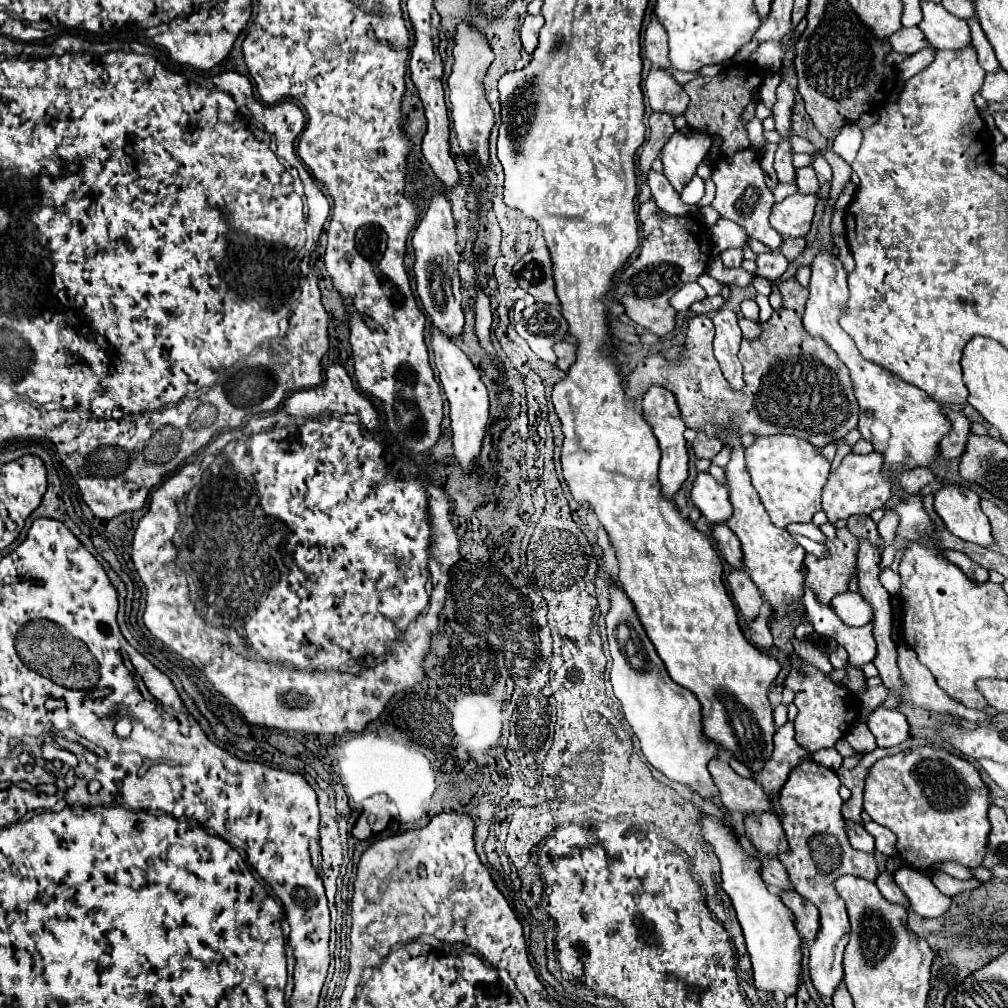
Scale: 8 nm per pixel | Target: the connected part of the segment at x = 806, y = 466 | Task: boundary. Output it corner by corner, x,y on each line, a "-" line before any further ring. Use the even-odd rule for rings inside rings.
769,435
757,437
757,441
745,449
745,459
753,487
777,527
809,523
813,515
821,511
821,491
827,483
831,465
817,447
791,435

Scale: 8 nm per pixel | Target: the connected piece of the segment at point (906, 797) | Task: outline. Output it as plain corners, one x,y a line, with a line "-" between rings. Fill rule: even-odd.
915,747
891,757
879,759
865,779
865,811
879,825
885,825
897,835
897,851
913,869
929,869
939,861
957,861
965,867
979,867
985,855
989,833
989,791
979,777
979,771
965,759
951,755
945,749

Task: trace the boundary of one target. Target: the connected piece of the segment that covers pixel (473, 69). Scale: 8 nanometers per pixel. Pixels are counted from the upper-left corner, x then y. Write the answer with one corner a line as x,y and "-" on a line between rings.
463,21
457,25
457,33
455,33
455,47
453,47
453,71
451,77
447,81
449,85
449,99
453,105
453,123
455,123
455,133
457,133
457,141
459,147
473,155
475,161
479,165
487,165
489,163
489,135
495,123
493,117
493,109
485,99
485,87
483,87
483,77
487,73
487,69
491,67
495,55
493,49
487,41
487,37
475,29
473,23

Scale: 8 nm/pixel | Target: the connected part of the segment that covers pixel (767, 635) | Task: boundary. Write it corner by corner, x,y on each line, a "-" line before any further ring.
755,617
755,621
749,623
749,633
751,633
751,639
759,645
759,647
773,647
773,637
771,637
771,631
769,631
769,621
765,617

